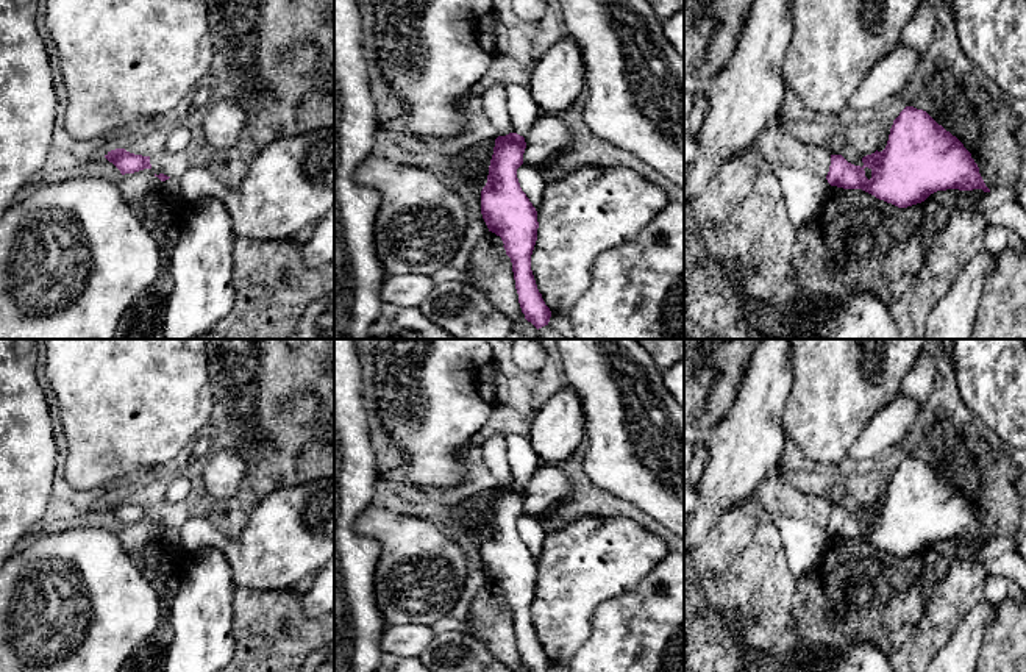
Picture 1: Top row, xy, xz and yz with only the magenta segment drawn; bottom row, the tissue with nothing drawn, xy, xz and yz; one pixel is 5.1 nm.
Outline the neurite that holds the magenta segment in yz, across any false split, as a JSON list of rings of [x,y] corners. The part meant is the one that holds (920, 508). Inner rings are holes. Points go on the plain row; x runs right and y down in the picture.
[[[914,456],[893,470],[885,499],[864,506],[862,513],[860,517],[831,505],[828,533],[862,539],[898,558],[921,553],[937,541],[990,542],[964,494]]]

